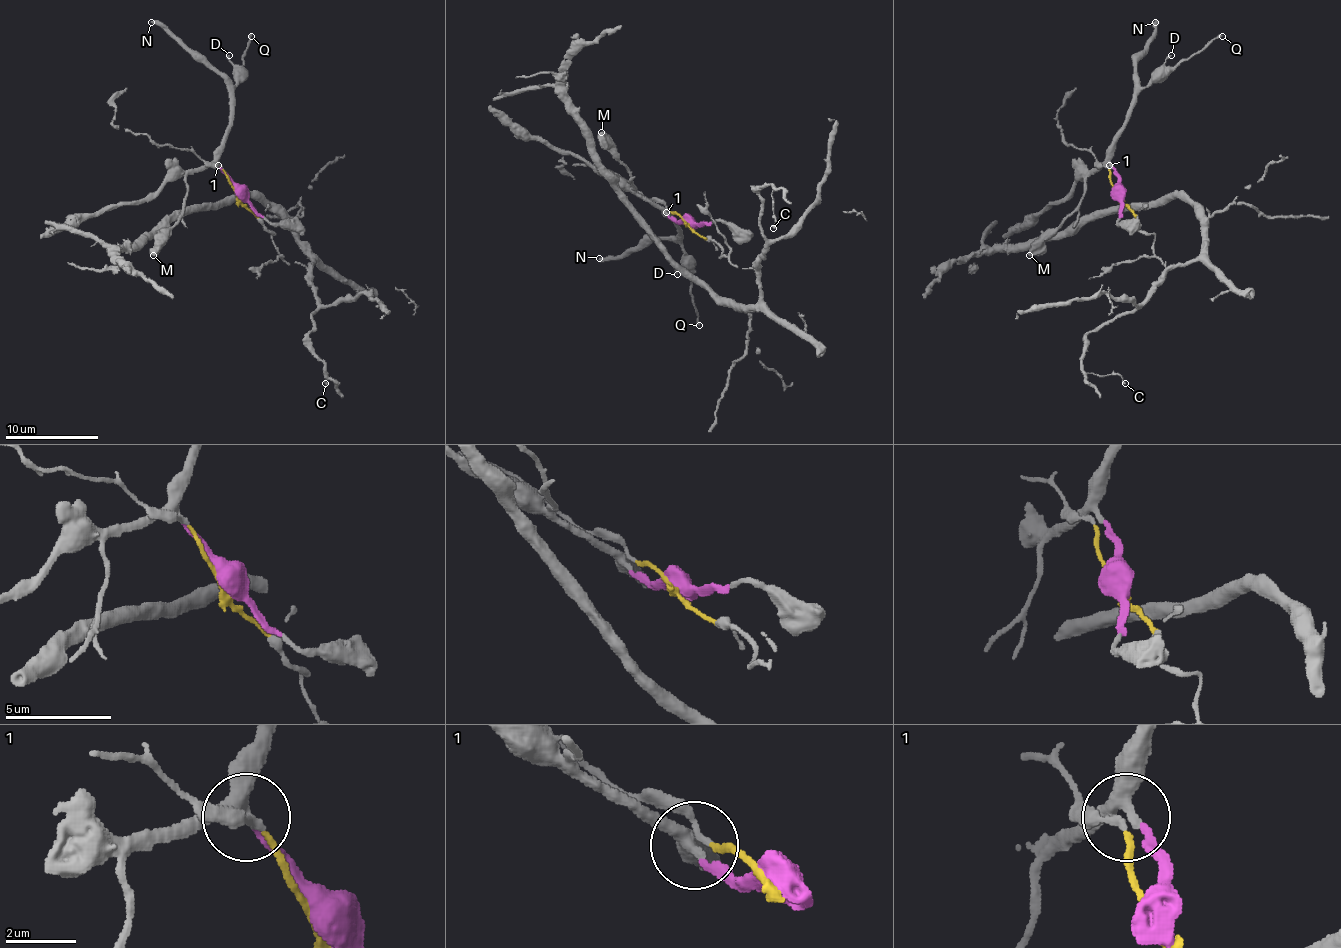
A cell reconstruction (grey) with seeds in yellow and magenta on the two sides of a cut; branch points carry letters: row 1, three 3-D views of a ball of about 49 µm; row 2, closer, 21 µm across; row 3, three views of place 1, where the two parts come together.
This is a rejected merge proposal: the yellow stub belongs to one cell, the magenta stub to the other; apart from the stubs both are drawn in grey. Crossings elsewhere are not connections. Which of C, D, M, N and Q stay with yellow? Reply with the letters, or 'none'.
C

